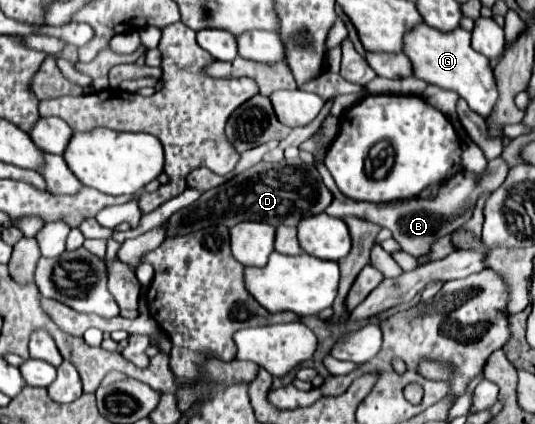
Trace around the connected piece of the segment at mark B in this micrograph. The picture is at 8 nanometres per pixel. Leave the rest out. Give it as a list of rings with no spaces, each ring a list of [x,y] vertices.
[[[499,156],[487,164],[487,170],[481,176],[467,172],[467,170],[461,170],[447,184],[441,184],[439,194],[431,200],[415,198],[415,200],[395,200],[391,203],[378,204],[355,201],[345,197],[336,187],[336,183],[324,163],[319,164],[317,170],[325,186],[334,195],[333,202],[325,210],[327,214],[340,219],[345,218],[345,216],[365,218],[365,220],[371,220],[371,222],[383,226],[383,228],[389,228],[393,234],[393,240],[397,240],[405,252],[419,258],[419,256],[427,256],[427,252],[431,252],[431,244],[435,240],[439,240],[439,236],[447,236],[447,234],[455,232],[457,228],[461,228],[463,224],[467,224],[467,220],[473,216],[473,210],[475,210],[479,196],[483,196],[483,192],[493,192],[495,188],[499,188],[499,184],[503,184],[509,168],[507,168],[507,162]]]

